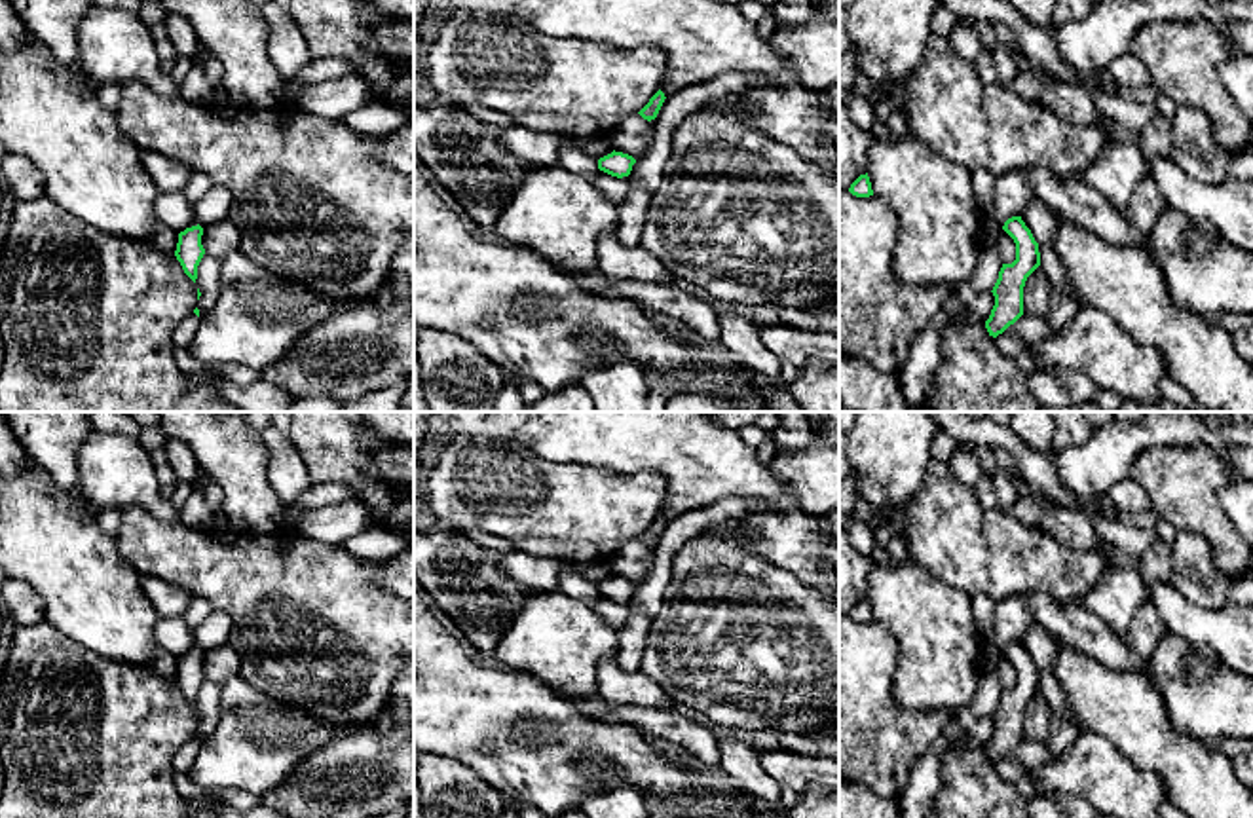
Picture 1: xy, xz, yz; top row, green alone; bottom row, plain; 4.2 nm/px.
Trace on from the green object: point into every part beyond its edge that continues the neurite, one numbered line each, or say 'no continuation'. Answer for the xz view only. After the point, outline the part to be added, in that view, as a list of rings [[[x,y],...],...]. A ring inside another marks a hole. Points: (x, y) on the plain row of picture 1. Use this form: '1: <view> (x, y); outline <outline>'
no continuation

